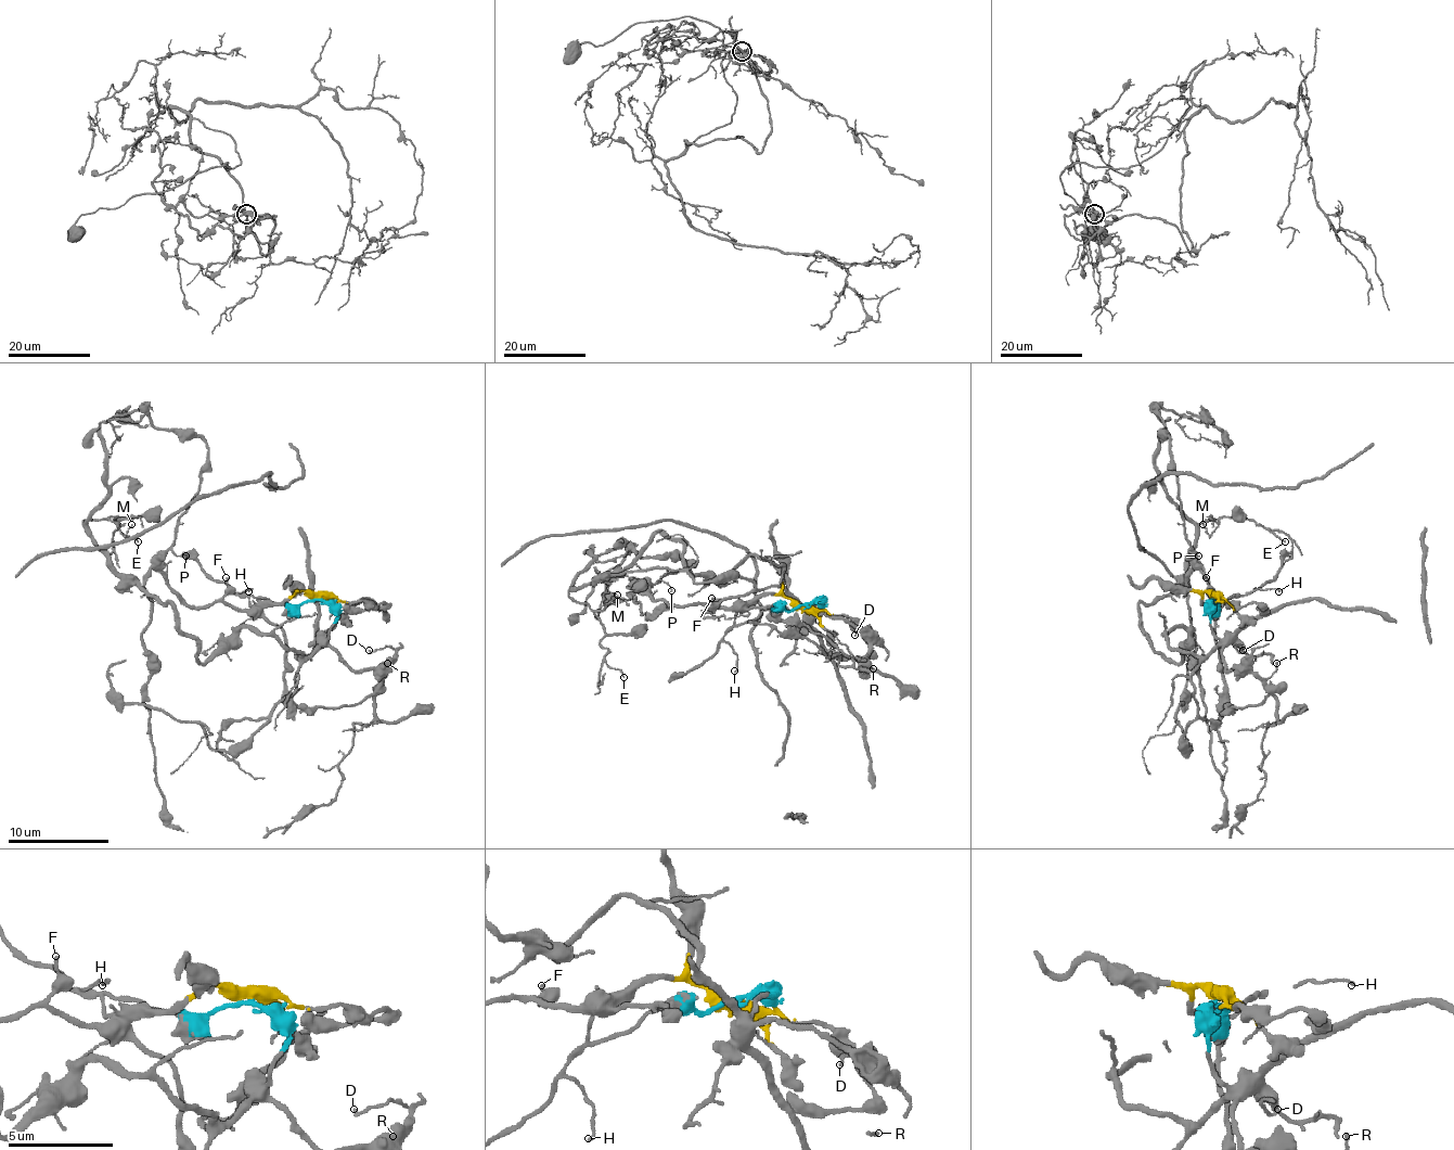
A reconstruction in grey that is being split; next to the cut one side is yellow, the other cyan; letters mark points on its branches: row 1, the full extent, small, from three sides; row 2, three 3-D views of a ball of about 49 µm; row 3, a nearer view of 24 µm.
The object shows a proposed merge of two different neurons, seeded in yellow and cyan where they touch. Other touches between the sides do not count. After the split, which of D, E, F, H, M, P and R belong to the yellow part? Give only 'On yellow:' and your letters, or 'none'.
On yellow: F, P

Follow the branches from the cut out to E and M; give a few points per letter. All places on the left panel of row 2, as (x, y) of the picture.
E: (317, 599), (336, 622), (309, 657), (245, 627), (205, 662), (85, 523), (117, 516), (137, 541)
M: (317, 599), (336, 622), (309, 657), (245, 627), (205, 662), (85, 523), (132, 523)

